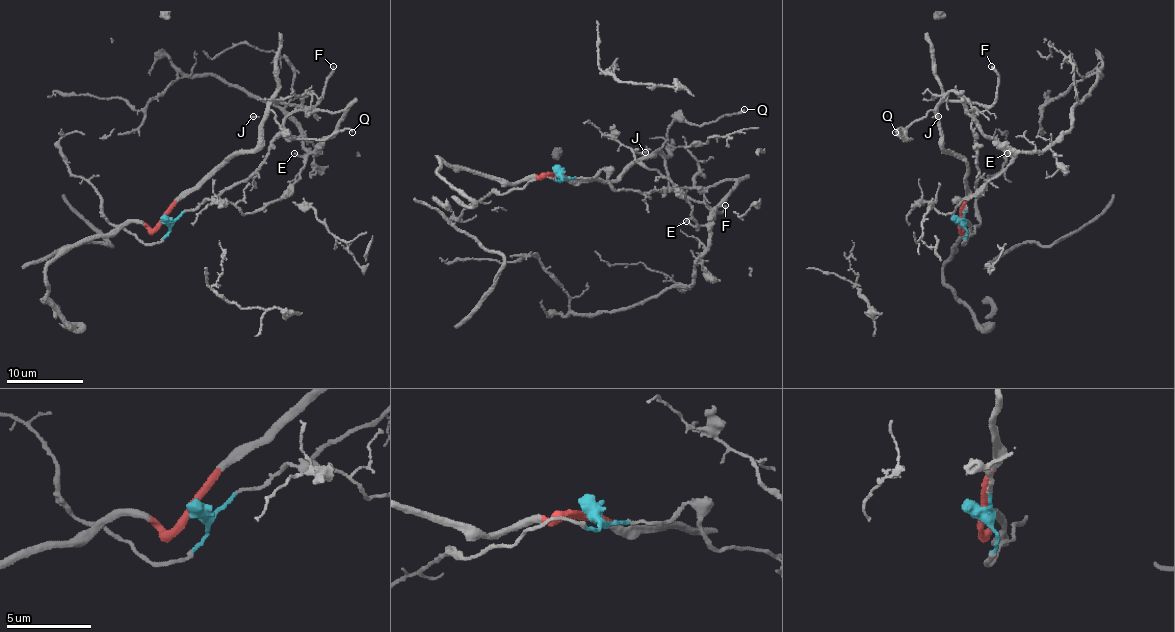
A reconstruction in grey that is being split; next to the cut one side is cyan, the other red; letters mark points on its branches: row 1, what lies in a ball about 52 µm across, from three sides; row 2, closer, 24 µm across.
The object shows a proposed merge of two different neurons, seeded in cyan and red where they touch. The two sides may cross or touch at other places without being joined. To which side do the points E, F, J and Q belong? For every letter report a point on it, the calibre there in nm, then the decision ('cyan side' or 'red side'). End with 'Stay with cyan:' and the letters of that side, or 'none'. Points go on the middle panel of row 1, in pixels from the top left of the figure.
E: (686, 221) | 140 nm | cyan side
F: (725, 205) | 240 nm | red side
J: (645, 152) | 150 nm | red side
Q: (744, 109) | 190 nm | red side
Stay with cyan: E

